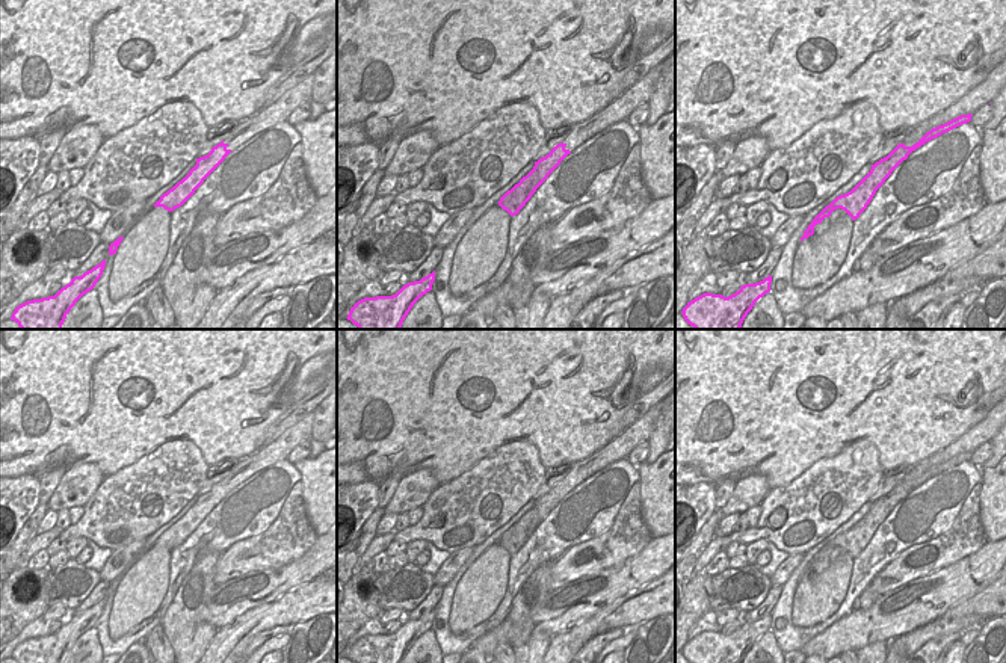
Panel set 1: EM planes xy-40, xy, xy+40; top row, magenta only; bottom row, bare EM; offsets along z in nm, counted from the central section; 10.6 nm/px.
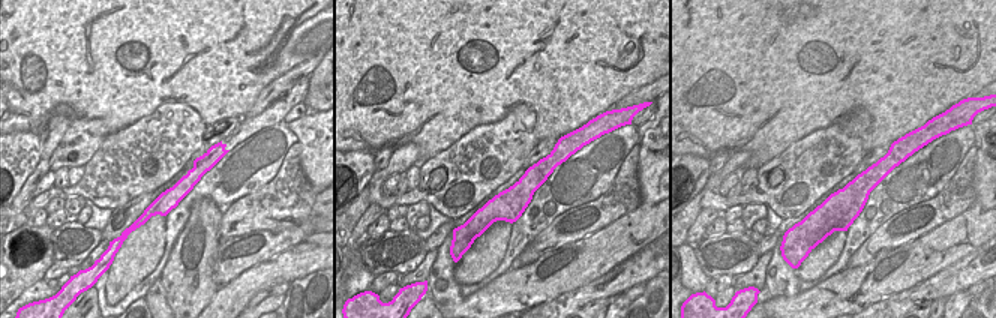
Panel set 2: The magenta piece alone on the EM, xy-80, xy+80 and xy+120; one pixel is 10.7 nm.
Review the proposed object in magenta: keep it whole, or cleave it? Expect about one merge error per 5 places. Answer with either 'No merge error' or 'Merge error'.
Merge error.

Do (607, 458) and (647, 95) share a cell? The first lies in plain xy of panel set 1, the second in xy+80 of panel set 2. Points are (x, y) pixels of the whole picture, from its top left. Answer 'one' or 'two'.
one

